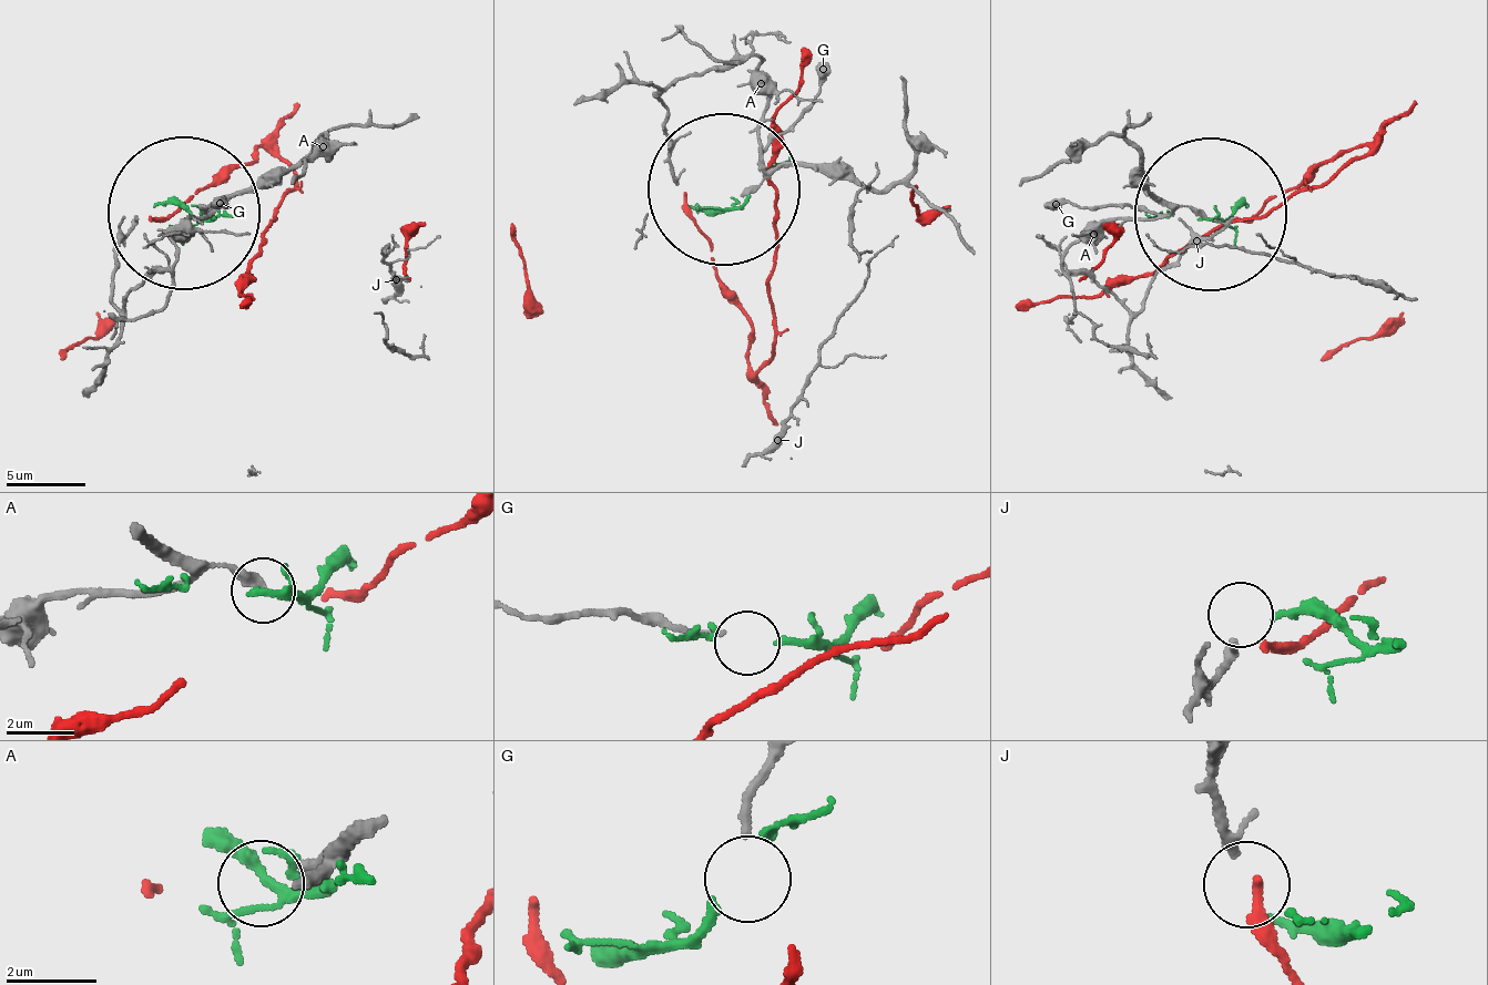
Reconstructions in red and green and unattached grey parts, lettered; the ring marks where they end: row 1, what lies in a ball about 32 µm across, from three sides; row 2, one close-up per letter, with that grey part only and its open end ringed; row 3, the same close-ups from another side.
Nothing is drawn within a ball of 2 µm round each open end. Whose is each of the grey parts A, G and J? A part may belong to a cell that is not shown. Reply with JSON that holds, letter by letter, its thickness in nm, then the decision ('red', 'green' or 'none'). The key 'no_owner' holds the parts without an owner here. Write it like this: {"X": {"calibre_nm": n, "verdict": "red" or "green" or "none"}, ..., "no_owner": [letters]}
{"A": {"calibre_nm": 360, "verdict": "none"}, "G": {"calibre_nm": 170, "verdict": "none"}, "J": {"calibre_nm": 170, "verdict": "green"}, "no_owner": ["A", "G"]}

